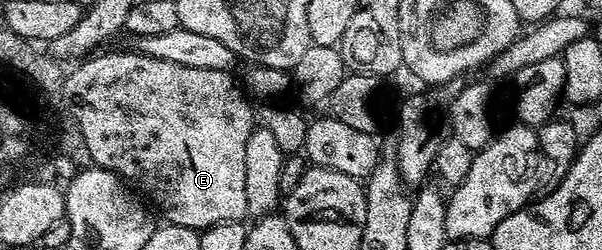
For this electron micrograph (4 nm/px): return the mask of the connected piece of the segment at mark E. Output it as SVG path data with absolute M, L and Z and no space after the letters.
M137 50L110 51L83 59L69 69L66 77L66 95L69 103L74 103L72 115L83 130L93 163L115 172L131 185L139 184L169 223L205 230L217 224L245 221L248 198L244 198L244 150L248 150L248 138L256 127L255 105L239 85L239 89L234 85L233 75L176 66L176 62L164 62Z

